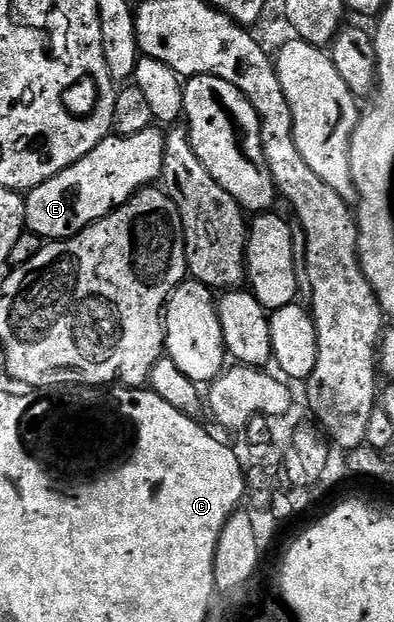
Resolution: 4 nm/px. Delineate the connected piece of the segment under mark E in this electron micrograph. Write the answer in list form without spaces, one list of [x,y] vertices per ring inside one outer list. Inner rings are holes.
[[[151,128],[144,132],[136,132],[136,136],[111,136],[105,138],[88,156],[76,160],[64,172],[44,180],[34,190],[25,195],[26,200],[26,230],[38,235],[43,240],[61,240],[70,238],[73,234],[79,234],[85,226],[91,226],[99,222],[101,218],[107,218],[109,214],[119,208],[139,190],[157,183],[162,177],[162,165],[164,164],[165,133],[161,129]]]

